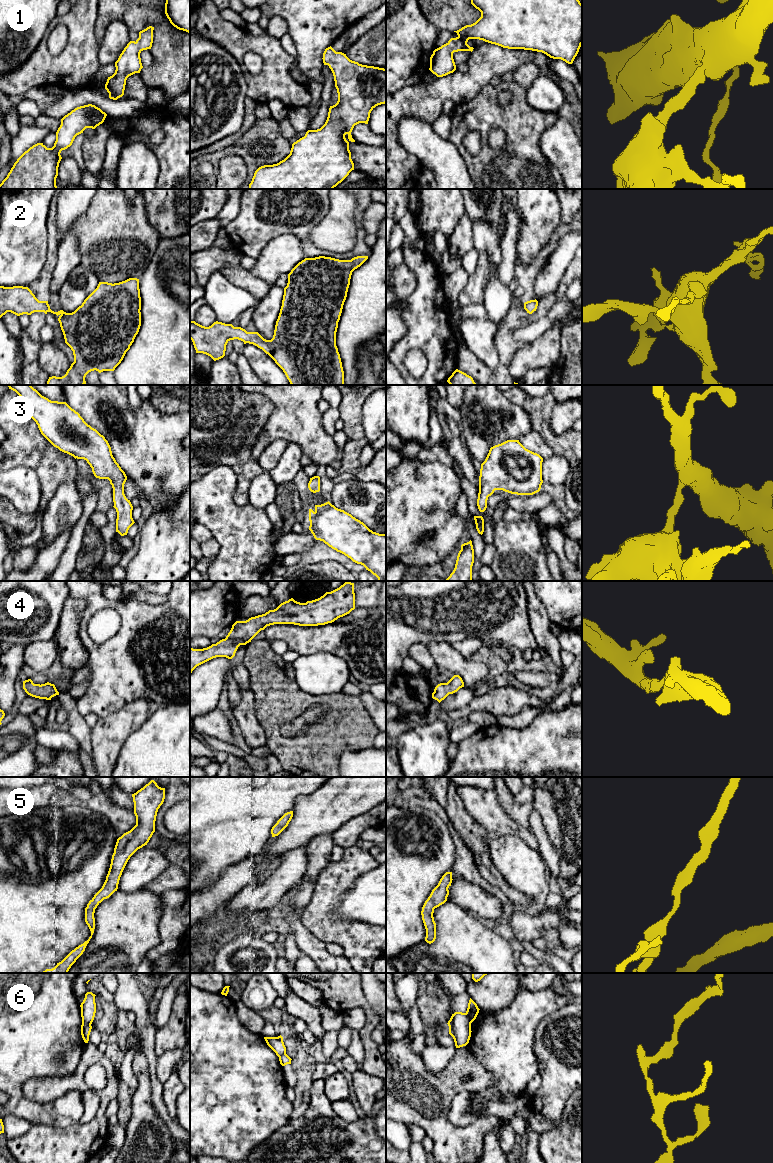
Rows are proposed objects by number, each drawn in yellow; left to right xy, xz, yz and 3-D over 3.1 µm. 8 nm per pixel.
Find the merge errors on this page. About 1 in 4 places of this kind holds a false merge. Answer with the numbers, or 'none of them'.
6

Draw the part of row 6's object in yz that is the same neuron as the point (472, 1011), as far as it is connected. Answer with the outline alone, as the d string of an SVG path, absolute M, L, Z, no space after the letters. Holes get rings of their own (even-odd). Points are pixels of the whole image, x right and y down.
M470 998L468 1008L465 1014L471 1023L476 1019L479 1010L480 1009L478 1008L477 1004Z

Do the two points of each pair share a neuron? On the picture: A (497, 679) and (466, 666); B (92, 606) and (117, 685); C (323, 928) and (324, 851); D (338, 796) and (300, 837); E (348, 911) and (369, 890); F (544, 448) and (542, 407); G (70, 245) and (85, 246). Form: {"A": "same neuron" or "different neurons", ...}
{"A": "different neurons", "B": "same neuron", "C": "different neurons", "D": "same neuron", "E": "same neuron", "F": "different neurons", "G": "different neurons"}

